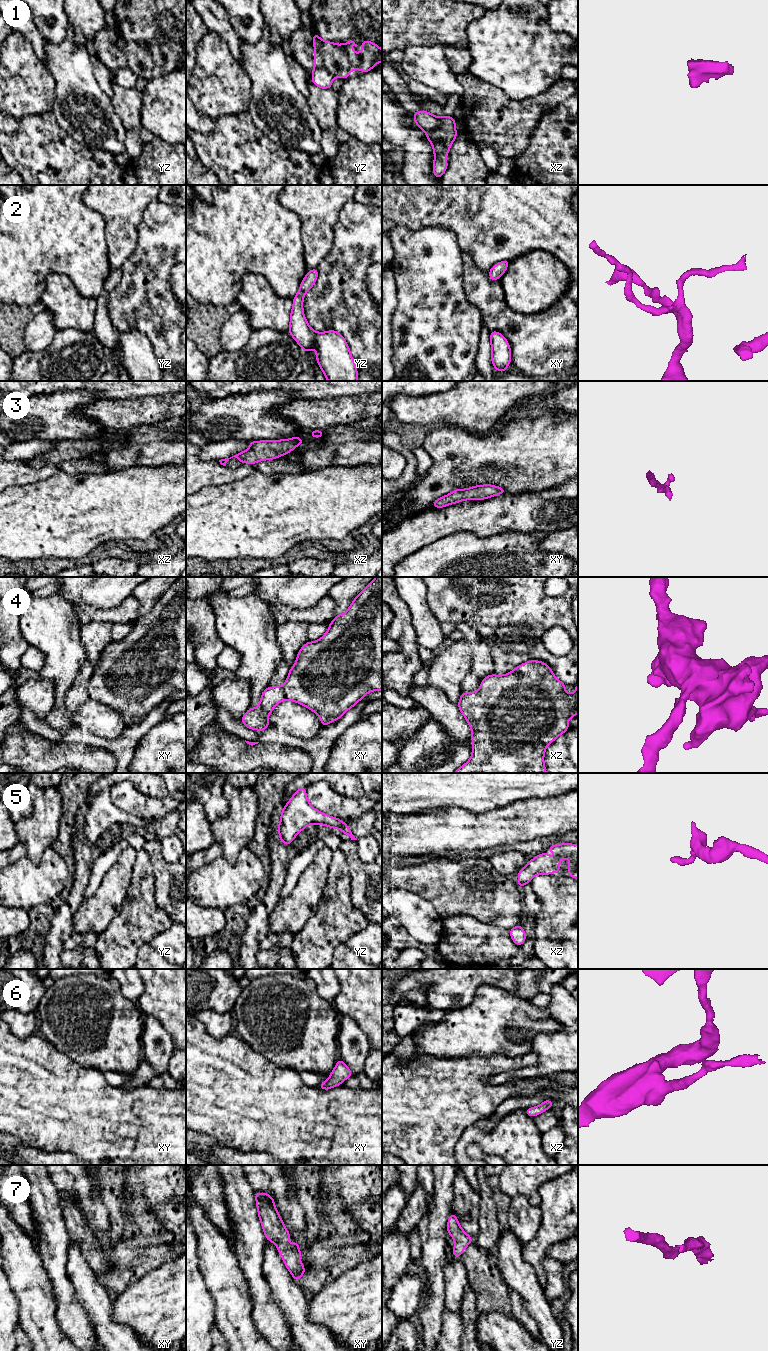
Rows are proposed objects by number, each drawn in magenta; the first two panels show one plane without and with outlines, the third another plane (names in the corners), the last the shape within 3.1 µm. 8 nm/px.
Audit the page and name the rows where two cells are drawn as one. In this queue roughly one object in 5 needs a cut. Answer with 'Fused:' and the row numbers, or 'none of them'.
Fused: 1

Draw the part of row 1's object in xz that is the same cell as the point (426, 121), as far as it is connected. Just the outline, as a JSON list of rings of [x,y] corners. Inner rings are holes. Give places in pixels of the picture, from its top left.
[[[426,110],[413,113],[418,128],[424,131],[432,131],[437,129],[441,125],[439,117],[427,112]]]

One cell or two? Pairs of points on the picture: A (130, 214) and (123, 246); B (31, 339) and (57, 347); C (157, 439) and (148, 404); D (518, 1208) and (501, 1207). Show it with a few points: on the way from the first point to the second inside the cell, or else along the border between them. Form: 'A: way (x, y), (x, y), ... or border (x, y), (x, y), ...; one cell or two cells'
A: way (123, 222), (123, 238); one cell
B: border (56, 329), (53, 340), (43, 350), (27, 351); two cells
C: border (175, 416), (153, 423), (133, 426), (130, 429); two cells
D: border (512, 1198), (509, 1204), (507, 1224); two cells

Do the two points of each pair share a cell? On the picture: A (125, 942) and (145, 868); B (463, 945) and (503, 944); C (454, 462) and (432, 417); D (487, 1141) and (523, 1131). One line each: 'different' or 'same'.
A: same
B: same
C: different
D: same

